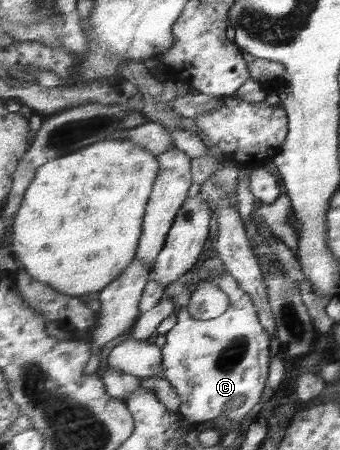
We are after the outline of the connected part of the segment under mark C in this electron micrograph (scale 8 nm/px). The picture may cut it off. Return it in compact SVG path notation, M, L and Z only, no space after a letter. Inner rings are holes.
M225 270L221 275L221 284L231 298L231 308L225 316L213 320L199 320L195 318L188 306L177 311L179 323L167 337L163 347L164 377L181 398L180 411L193 424L215 420L219 416L227 416L233 422L243 422L251 418L253 410L263 402L267 380L269 380L269 366L273 360L271 352L271 333L263 326L259 308L253 300L253 296L241 288L239 280Z

